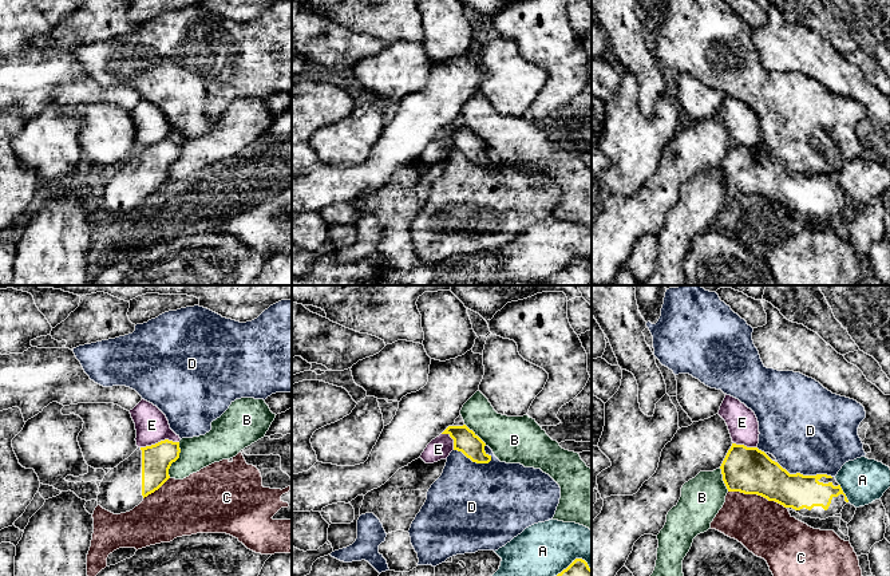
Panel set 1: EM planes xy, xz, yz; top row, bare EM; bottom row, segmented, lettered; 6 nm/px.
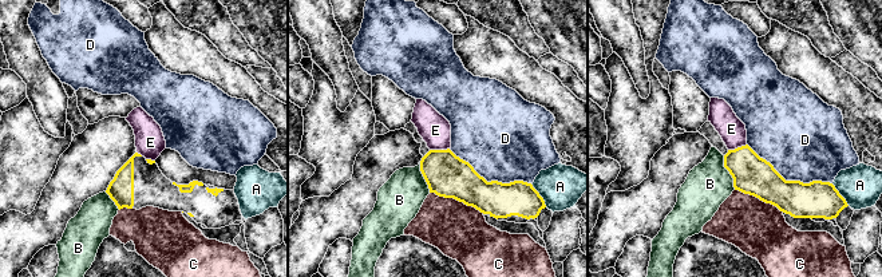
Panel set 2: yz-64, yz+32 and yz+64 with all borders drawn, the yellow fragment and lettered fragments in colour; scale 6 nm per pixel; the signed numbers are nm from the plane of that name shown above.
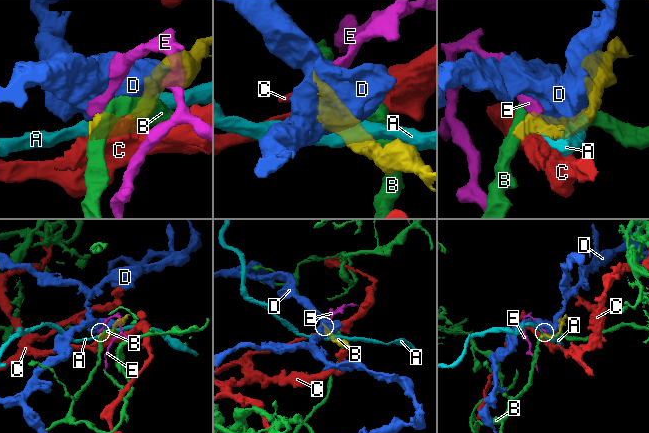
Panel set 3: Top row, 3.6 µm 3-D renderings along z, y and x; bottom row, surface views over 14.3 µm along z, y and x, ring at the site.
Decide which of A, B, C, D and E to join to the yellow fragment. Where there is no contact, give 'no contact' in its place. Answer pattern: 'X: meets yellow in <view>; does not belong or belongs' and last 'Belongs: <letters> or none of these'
A: meets yellow in yz; does not belong
B: meets yellow in xy; does not belong
C: meets yellow in yz; does not belong
D: meets yellow in yz; does not belong
E: meets yellow in xy; does not belong
Belongs: none of these

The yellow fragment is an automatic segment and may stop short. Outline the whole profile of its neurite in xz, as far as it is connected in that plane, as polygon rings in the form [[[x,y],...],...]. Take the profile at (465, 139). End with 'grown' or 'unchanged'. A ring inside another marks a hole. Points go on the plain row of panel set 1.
[[[466,125],[448,126],[442,134],[448,134],[454,139],[454,150],[462,151],[476,163],[488,163],[491,155],[484,151],[486,143]]]; unchanged

